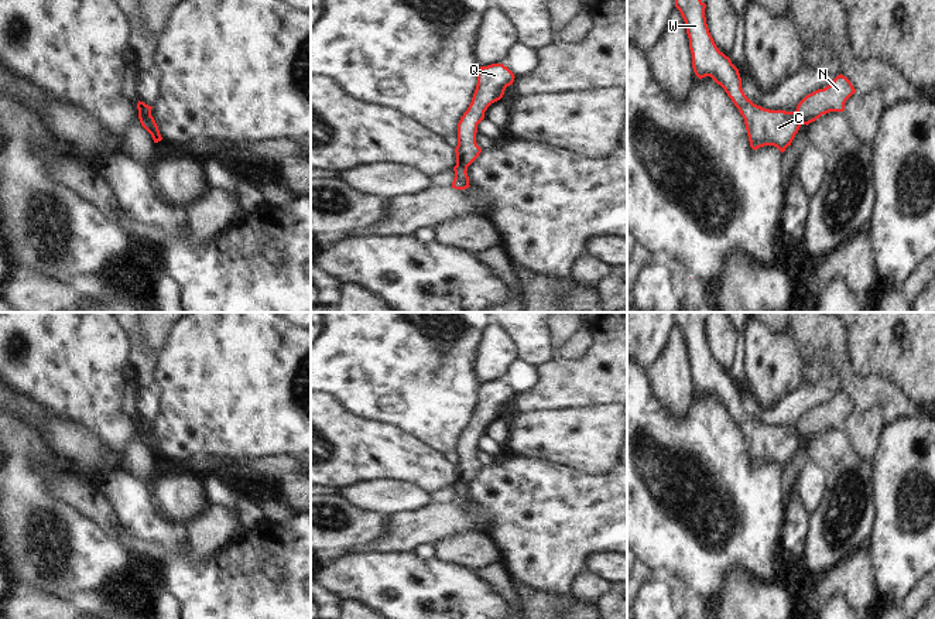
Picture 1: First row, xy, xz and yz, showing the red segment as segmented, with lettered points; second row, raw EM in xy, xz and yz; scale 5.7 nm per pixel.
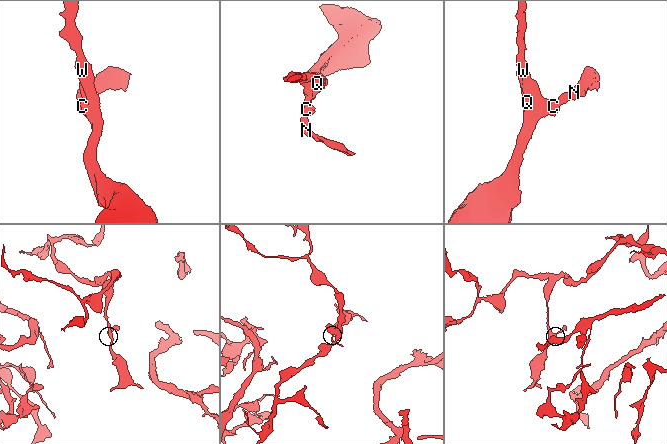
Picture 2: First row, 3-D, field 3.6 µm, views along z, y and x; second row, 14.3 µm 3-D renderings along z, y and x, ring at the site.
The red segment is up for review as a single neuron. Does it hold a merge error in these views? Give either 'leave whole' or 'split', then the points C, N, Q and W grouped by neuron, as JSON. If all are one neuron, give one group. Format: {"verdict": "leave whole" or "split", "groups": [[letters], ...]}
{"verdict": "split", "groups": [["C", "Q", "W"], ["N"]]}

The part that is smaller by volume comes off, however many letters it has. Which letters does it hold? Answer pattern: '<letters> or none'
N

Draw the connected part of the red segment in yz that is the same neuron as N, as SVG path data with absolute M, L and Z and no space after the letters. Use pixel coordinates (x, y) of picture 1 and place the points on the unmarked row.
M838 391L830 401L806 411L797 423L799 440L809 441L829 428L843 428L846 417L856 410L852 399Z

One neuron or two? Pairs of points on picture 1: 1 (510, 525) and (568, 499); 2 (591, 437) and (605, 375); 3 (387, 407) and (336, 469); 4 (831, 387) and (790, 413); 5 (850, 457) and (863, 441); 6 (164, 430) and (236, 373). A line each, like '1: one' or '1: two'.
1: one
2: two
3: two
4: one
5: two
6: one

